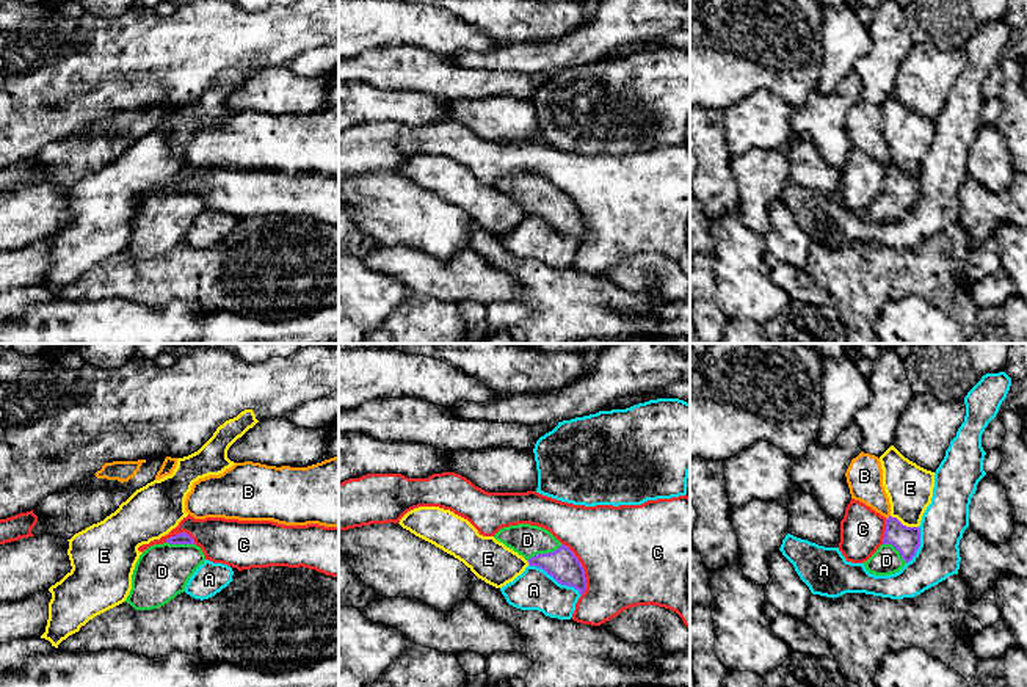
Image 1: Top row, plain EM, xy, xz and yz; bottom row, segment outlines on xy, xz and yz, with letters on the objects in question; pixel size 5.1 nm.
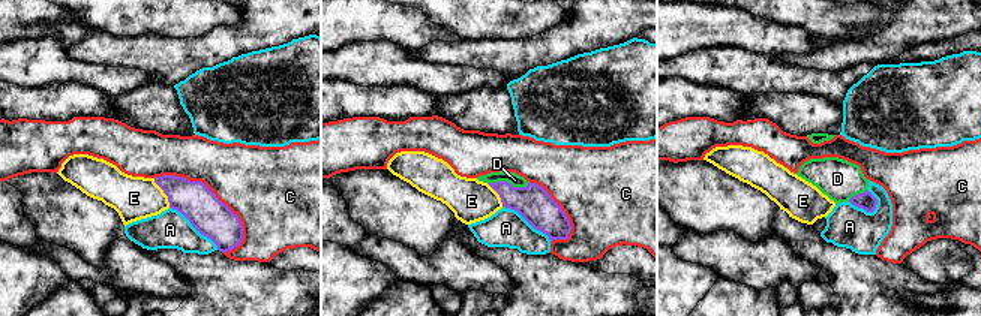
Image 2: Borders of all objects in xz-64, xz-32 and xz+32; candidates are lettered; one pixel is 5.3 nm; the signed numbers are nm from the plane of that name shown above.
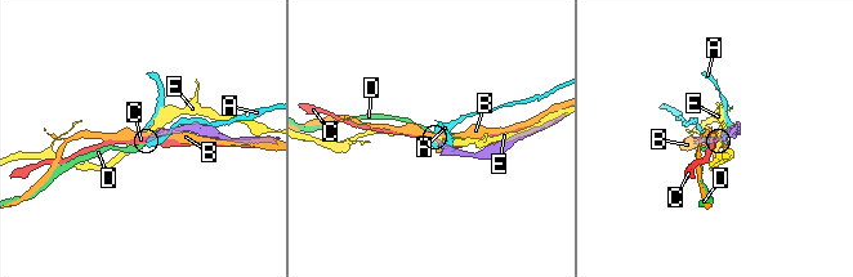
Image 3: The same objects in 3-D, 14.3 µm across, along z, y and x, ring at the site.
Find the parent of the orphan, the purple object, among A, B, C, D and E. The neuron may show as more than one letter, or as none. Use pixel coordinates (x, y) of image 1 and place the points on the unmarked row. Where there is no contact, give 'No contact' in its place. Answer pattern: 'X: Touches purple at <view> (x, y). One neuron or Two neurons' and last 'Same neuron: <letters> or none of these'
A: Touches purple at xz (555, 228). Two neurons
B: Touches purple at yz (888, 167). Two neurons
C: Touches purple at xz (582, 217). Two neurons
D: Touches purple at xz (544, 203). One neuron
E: Touches purple at yz (905, 174). Two neurons
Same neuron: D

